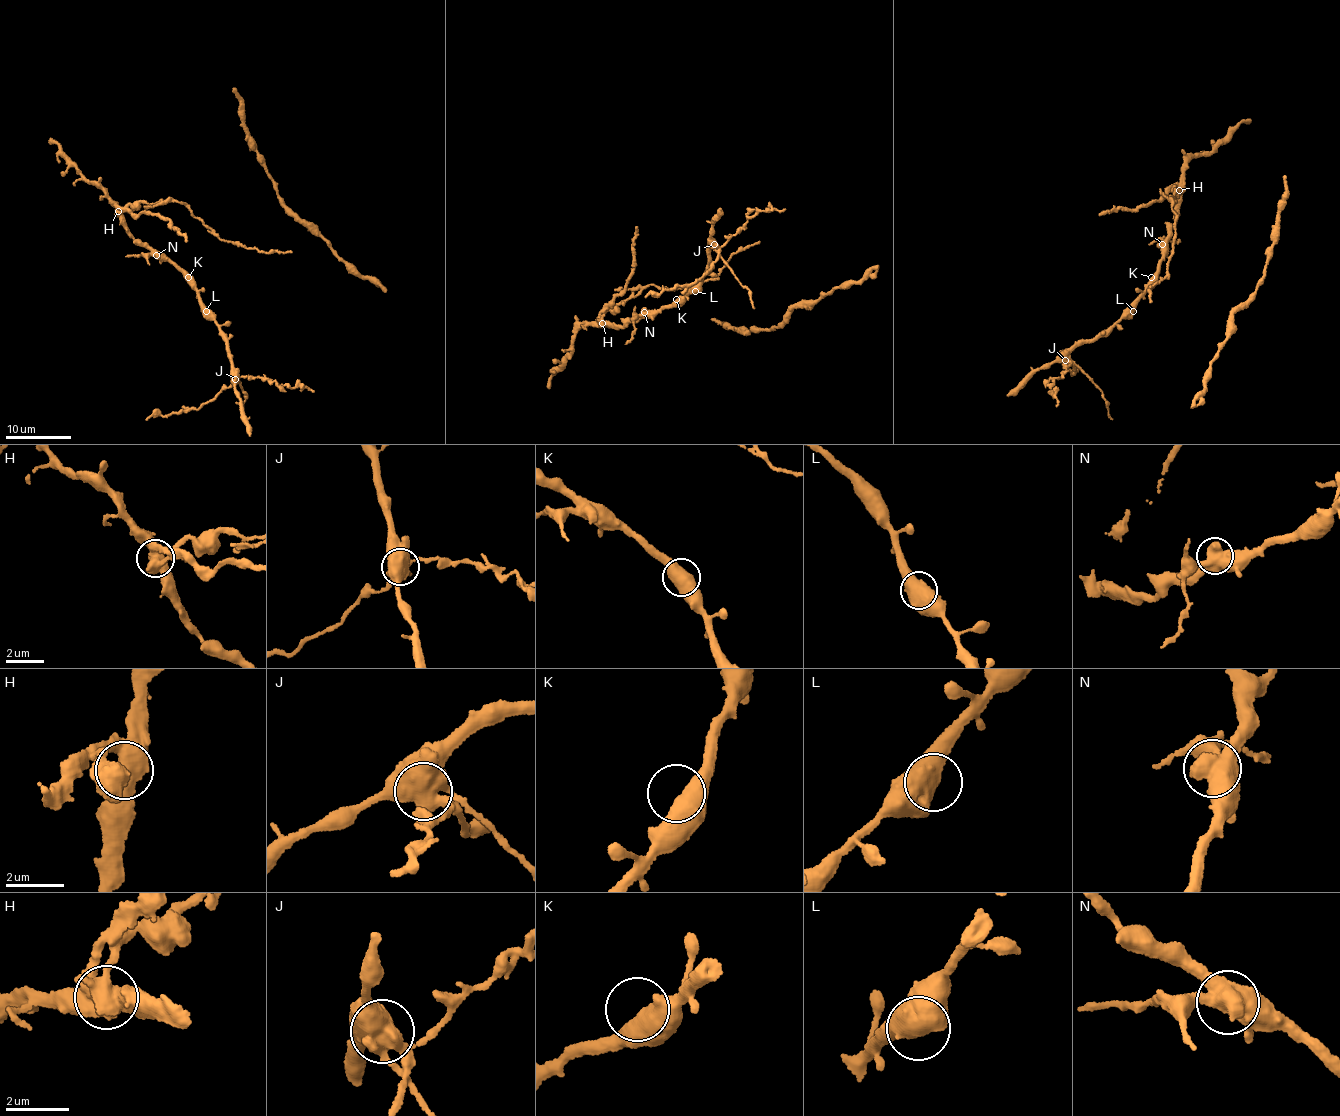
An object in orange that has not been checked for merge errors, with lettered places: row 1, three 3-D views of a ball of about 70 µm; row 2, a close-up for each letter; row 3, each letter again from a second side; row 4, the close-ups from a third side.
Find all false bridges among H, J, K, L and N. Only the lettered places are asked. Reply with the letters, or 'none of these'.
H, J, N

